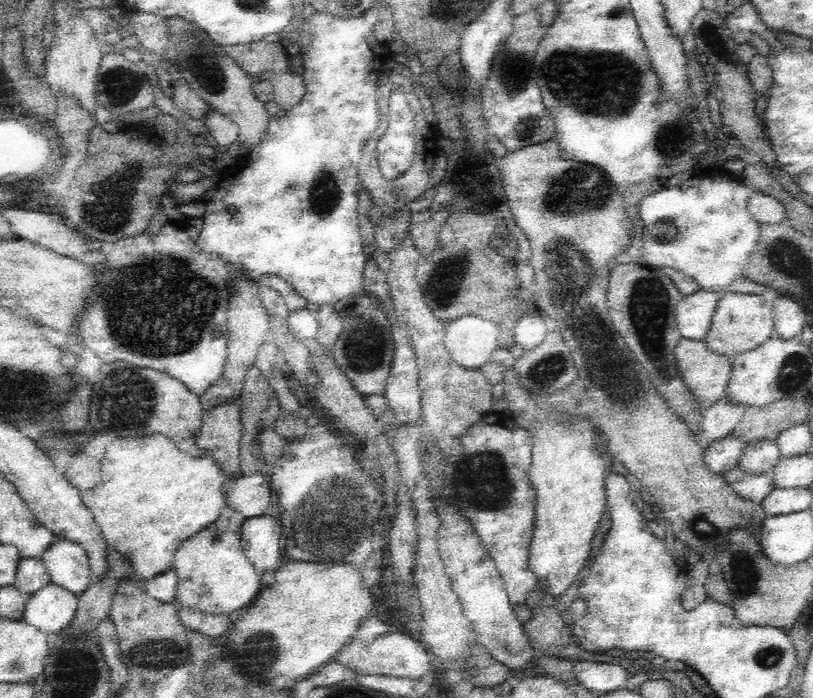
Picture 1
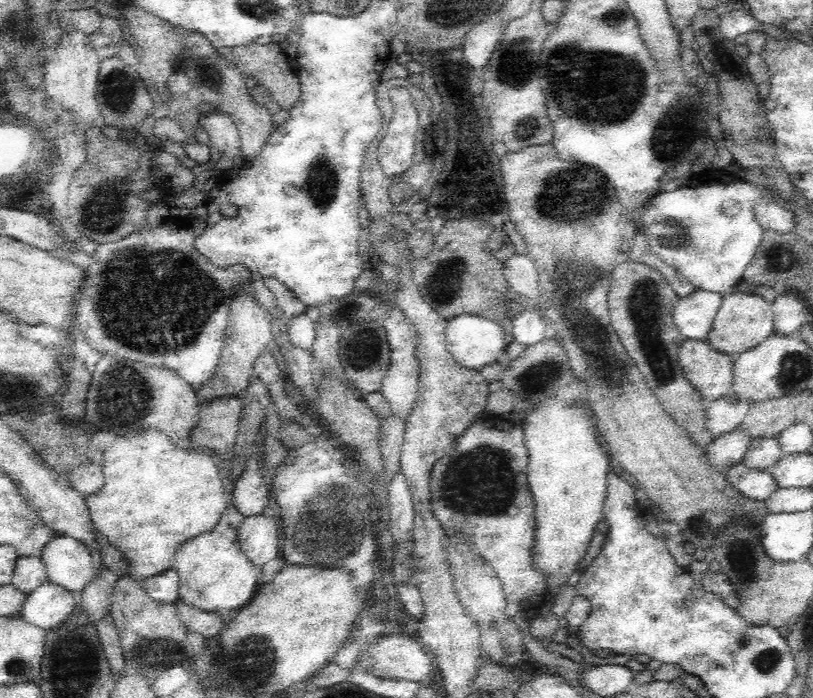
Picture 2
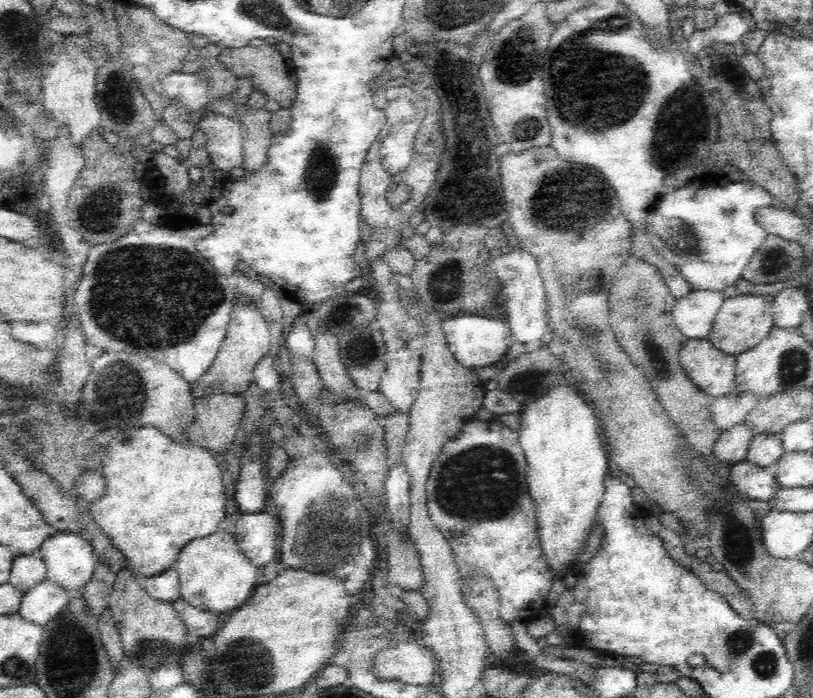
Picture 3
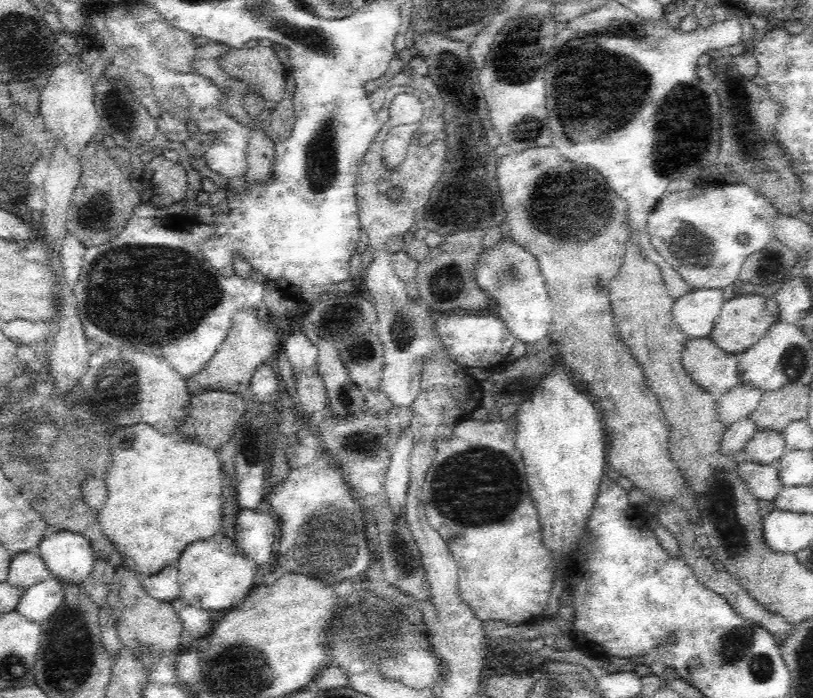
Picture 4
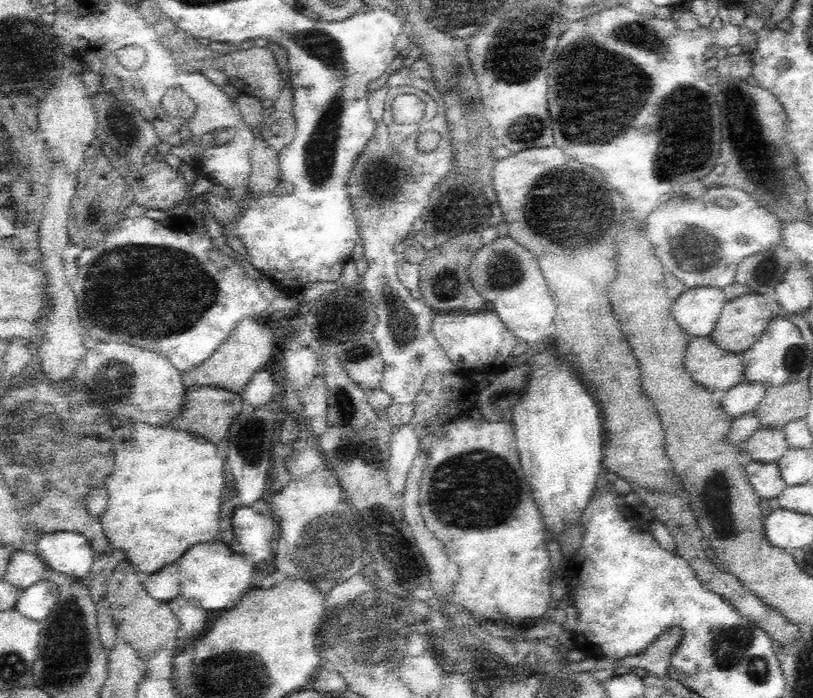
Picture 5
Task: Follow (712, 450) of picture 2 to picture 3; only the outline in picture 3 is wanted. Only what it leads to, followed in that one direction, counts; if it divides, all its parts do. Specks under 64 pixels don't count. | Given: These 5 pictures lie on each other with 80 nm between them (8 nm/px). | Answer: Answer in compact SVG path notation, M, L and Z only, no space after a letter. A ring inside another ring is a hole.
M738 423L720 433L712 446L712 452L721 463L734 464L745 461L752 438L752 429L746 423Z

